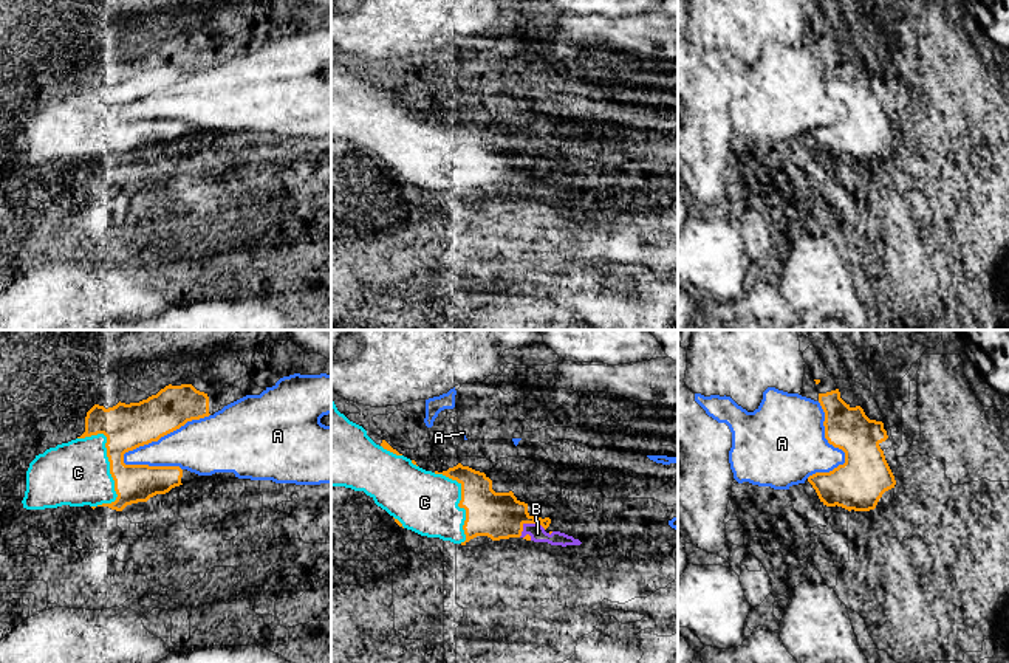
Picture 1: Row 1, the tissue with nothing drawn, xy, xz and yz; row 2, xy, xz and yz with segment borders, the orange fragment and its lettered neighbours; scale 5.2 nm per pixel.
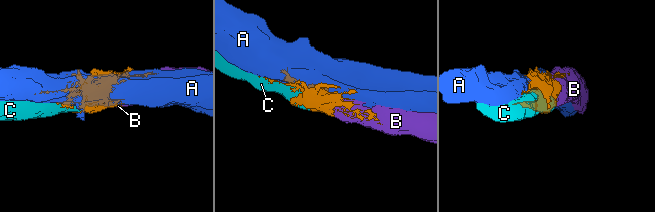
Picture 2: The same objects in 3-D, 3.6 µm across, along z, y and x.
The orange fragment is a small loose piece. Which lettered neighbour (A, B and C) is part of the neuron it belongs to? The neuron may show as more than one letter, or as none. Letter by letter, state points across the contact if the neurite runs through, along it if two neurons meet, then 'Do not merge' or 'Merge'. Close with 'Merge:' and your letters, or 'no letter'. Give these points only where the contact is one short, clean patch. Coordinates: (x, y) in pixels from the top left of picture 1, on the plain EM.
A: Do not merge
B: Merge
C: Merge
Merge: B, C

